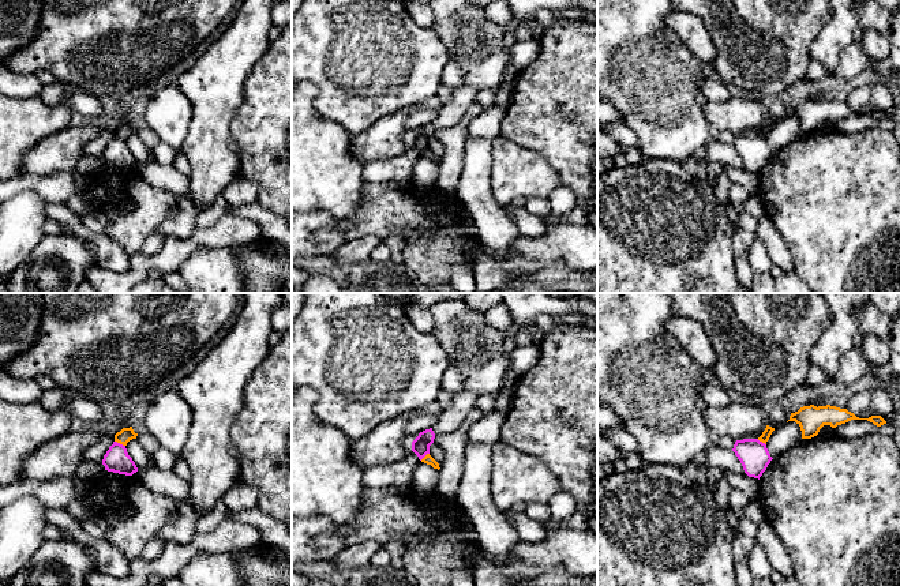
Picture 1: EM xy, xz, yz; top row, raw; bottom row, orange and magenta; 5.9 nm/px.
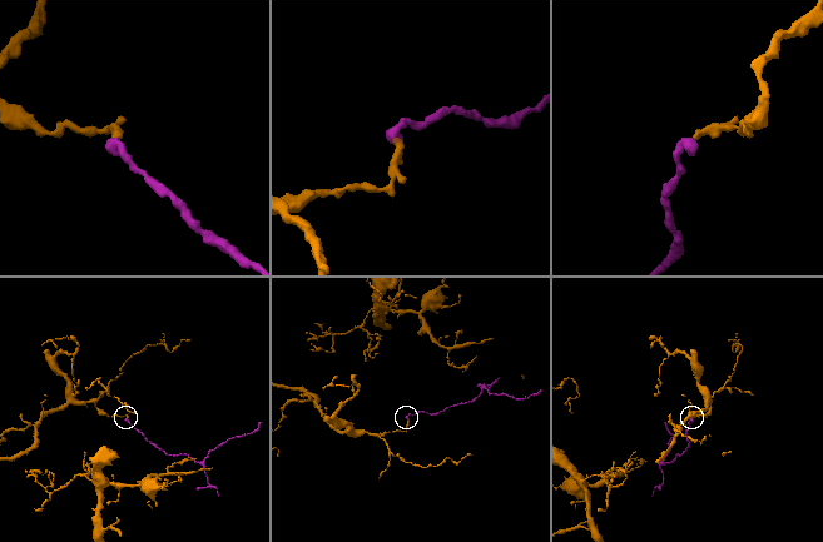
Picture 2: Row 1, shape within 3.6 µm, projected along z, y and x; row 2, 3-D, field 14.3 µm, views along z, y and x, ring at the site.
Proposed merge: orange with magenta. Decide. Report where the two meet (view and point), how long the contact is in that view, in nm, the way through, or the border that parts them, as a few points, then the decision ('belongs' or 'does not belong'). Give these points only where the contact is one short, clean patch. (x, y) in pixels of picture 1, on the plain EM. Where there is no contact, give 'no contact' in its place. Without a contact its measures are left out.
xy (120, 138) | 70 nm | along xy (115, 135), (124, 141) | does not belong

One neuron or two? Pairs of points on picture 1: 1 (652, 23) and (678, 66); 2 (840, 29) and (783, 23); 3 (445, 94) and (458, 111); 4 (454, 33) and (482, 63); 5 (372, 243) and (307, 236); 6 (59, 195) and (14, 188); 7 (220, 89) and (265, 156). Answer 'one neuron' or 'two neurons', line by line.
1: one neuron
2: two neurons
3: two neurons
4: one neuron
5: two neurons
6: one neuron
7: two neurons

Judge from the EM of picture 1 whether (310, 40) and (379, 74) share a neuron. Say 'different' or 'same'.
same

